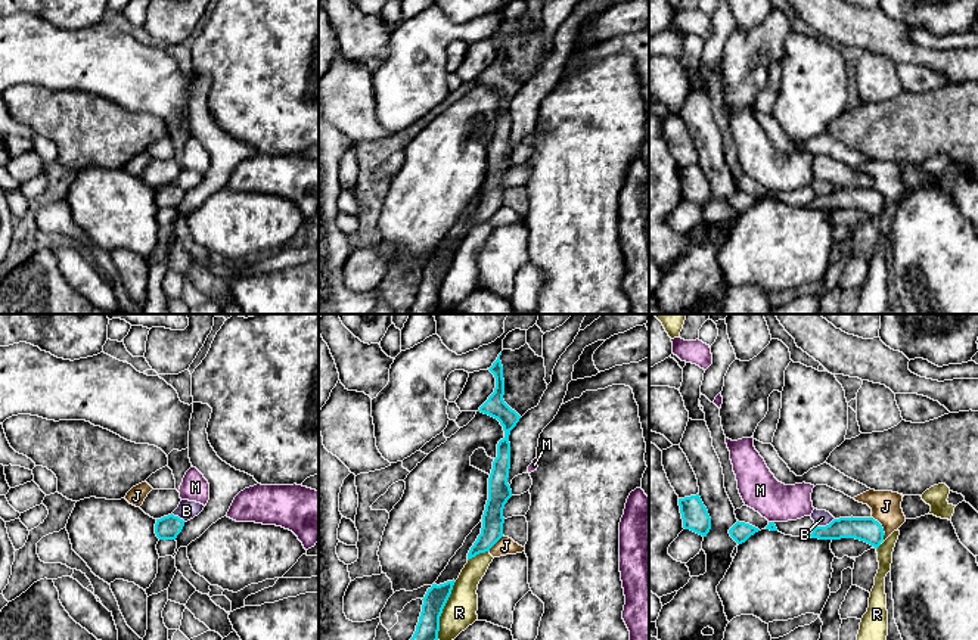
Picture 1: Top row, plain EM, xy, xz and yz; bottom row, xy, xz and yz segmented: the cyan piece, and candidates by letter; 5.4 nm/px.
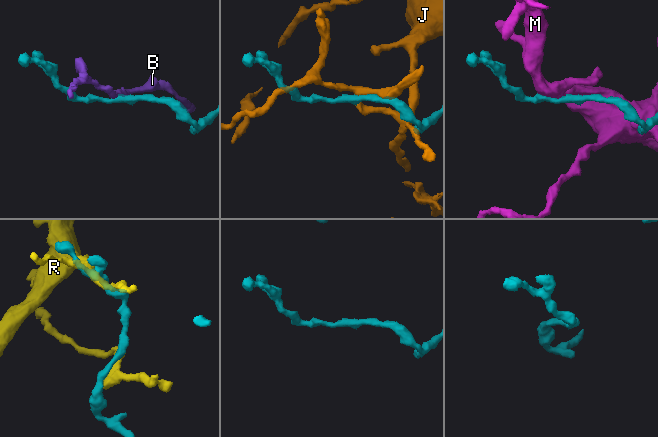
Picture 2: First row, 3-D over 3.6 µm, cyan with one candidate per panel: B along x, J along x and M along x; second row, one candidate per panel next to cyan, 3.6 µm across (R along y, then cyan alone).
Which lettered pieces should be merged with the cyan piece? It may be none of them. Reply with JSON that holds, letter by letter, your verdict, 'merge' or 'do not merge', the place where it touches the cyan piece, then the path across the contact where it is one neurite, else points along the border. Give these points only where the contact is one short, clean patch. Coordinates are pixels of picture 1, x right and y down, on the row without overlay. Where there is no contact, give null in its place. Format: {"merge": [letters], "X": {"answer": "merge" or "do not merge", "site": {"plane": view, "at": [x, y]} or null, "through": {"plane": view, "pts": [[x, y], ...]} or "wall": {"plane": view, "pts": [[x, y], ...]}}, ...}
{"merge": [], "B": {"answer": "do not merge", "site": {"plane": "yz", "at": [826, 195]}, "wall": {"plane": "yz", "pts": [[834, 188], [828, 193], [816, 196]]}}, "J": {"answer": "do not merge", "site": {"plane": "yz", "at": [882, 199]}}, "M": {"answer": "do not merge", "site": {"plane": "yz", "at": [772, 192]}}, "R": {"answer": "do not merge", "site": {"plane": "xz", "at": [441, 280]}}}

